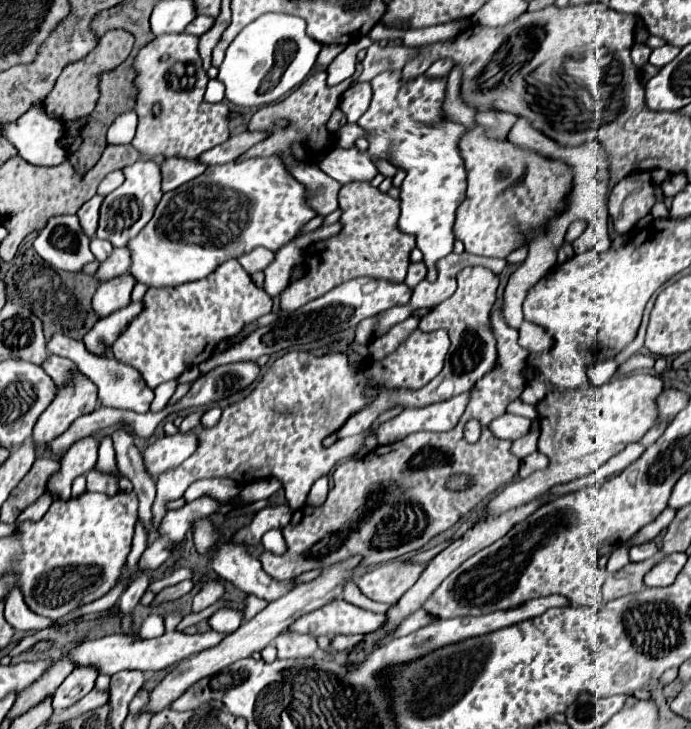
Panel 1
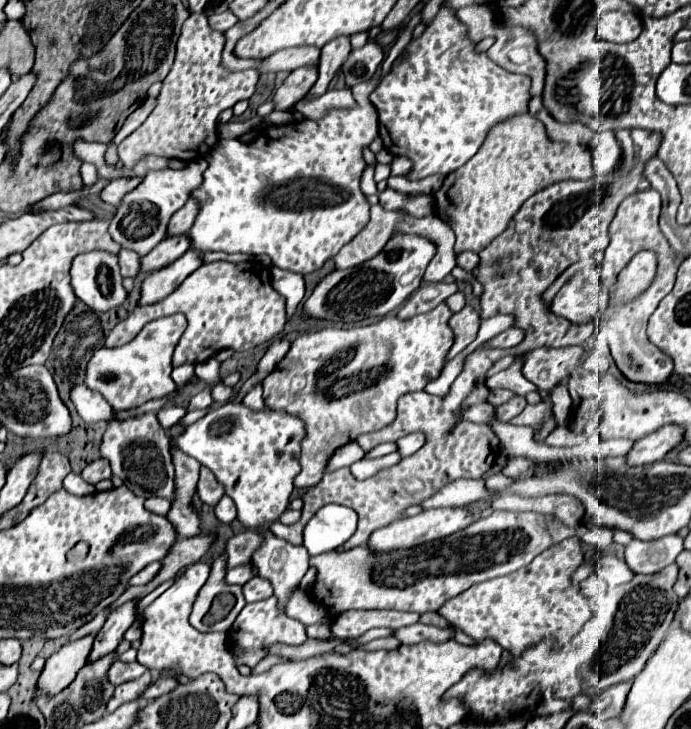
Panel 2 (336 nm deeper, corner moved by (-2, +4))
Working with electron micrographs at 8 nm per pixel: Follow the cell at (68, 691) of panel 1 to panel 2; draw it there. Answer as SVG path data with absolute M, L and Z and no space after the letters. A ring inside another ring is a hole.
M134 601L124 603L122 607L112 611L108 615L104 627L94 637L94 645L88 655L88 661L96 661L96 659L112 653L120 645L120 641L124 639L126 629L134 623L134 617L136 617L136 603Z

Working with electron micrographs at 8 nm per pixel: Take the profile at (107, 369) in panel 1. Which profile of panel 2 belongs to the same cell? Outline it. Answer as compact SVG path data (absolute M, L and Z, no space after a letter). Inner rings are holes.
M176 313L176 315L148 323L136 335L136 339L132 339L130 343L122 347L96 349L86 367L86 379L84 379L86 385L92 391L102 393L114 411L140 407L142 403L150 399L160 399L172 393L176 385L172 383L172 377L170 377L170 371L172 371L170 359L172 359L172 351L180 335L184 333L184 329L186 329L186 319L184 315Z

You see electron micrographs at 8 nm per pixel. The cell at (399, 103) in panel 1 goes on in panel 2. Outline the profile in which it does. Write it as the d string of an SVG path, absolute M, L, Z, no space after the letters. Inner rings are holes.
M448 7L438 11L436 19L424 29L424 33L408 43L406 51L410 57L380 81L380 85L370 93L370 99L378 113L378 131L382 135L384 149L388 149L392 155L404 155L412 161L412 169L406 175L410 181L424 179L432 173L446 175L456 171L478 153L492 125L516 113L528 111L530 77L508 73L490 61L486 53L474 51L474 43L466 39L466 29L456 21L454 11Z

